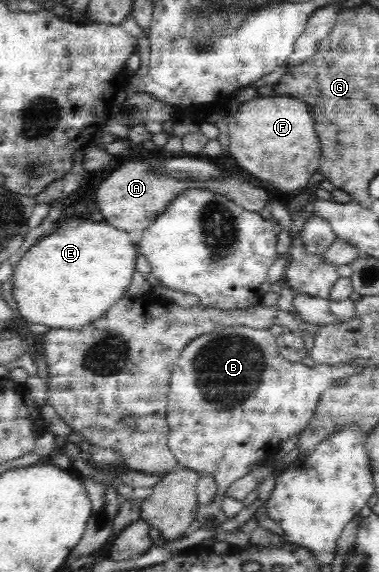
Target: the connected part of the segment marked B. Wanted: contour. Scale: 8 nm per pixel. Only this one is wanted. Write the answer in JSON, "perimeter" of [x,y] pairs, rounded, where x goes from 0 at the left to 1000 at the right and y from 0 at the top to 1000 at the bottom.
{"perimeter":[[[612,570],[607,573],[586,573],[565,577],[554,584],[533,584],[528,591],[512,591],[480,610],[480,619],[470,629],[459,633],[459,647],[451,649],[449,657],[449,684],[441,691],[441,720],[438,733],[443,733],[443,747],[449,755],[443,759],[443,780],[454,794],[464,799],[464,818],[499,818],[515,822],[530,832],[557,832],[573,843],[573,874],[549,881],[546,885],[522,885],[512,909],[528,914],[528,923],[570,923],[578,921],[599,906],[583,895],[580,874],[596,869],[596,857],[607,853],[612,843],[623,843],[628,836],[649,832],[654,825],[665,825],[681,815],[681,808],[707,808],[726,801],[736,790],[736,781],[744,773],[768,762],[786,760],[807,745],[813,745],[828,720],[836,713],[836,705],[844,701],[850,689],[868,682],[871,673],[881,673],[897,663],[945,650],[947,643],[937,633],[918,633],[918,636],[892,636],[892,640],[865,640],[839,636],[834,642],[813,642],[792,633],[770,633],[755,629],[739,617],[731,607],[731,591],[723,589],[707,575],[665,575],[654,570]]]}

